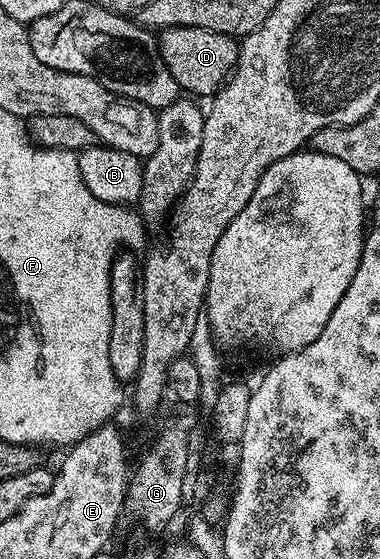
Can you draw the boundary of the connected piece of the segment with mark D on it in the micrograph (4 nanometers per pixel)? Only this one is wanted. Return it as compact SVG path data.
M166 27L157 35L157 48L167 69L171 69L171 77L175 77L182 92L193 97L212 97L225 86L237 68L238 46L238 40L232 35L198 27Z

